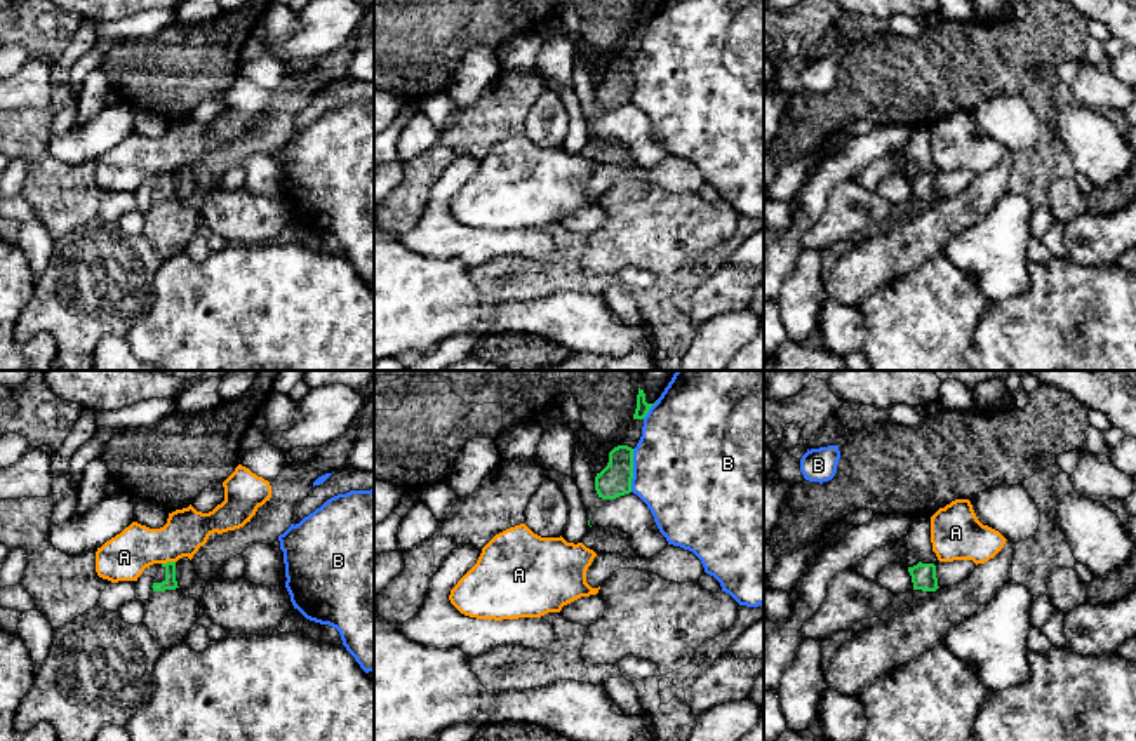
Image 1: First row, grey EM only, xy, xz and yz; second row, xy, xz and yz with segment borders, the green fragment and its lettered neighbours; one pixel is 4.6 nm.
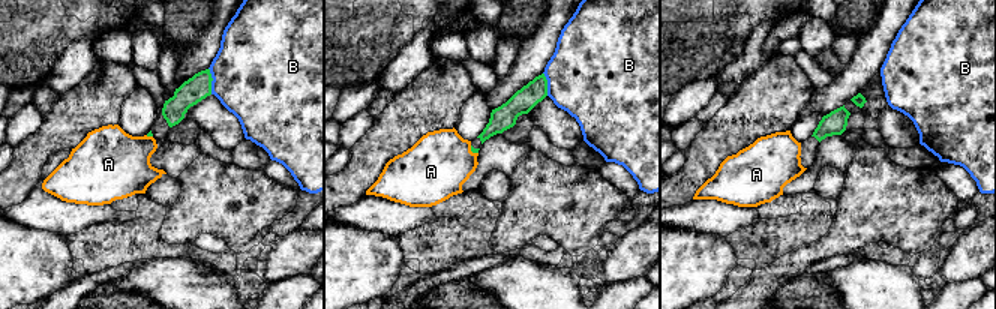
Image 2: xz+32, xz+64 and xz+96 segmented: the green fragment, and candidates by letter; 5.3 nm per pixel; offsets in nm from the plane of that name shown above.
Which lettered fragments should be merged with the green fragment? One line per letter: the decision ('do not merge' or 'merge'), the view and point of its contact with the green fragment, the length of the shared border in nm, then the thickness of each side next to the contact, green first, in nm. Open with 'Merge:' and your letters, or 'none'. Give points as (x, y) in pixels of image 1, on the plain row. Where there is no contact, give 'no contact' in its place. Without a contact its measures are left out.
Merge: none
A: do not merge | xy (167, 173) | 70 nm | 60/220 nm
B: do not merge | xz (632, 80) | 200 nm | 150/500 nm

